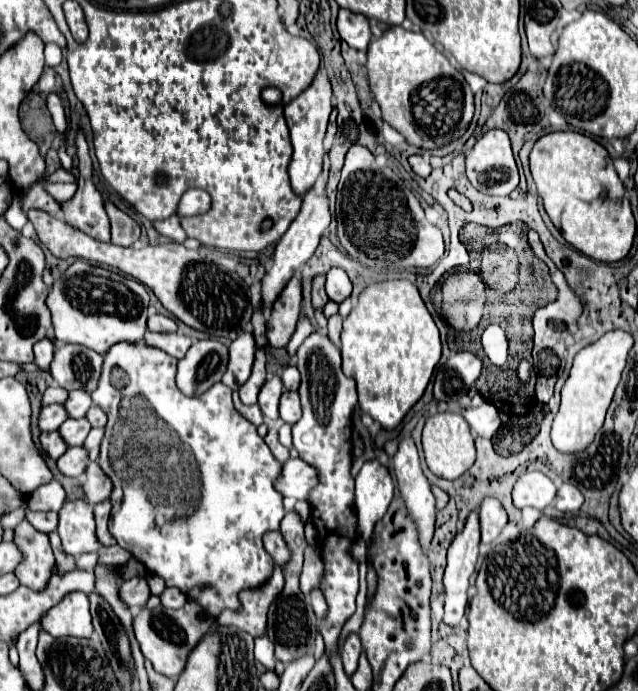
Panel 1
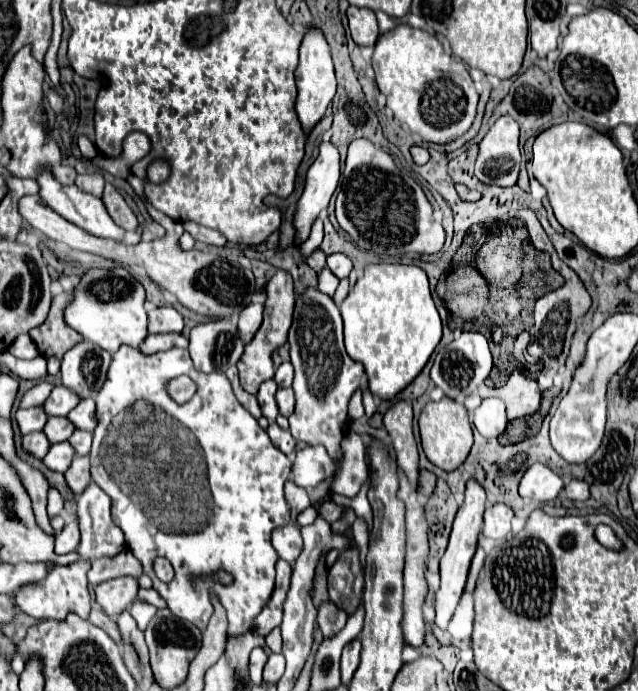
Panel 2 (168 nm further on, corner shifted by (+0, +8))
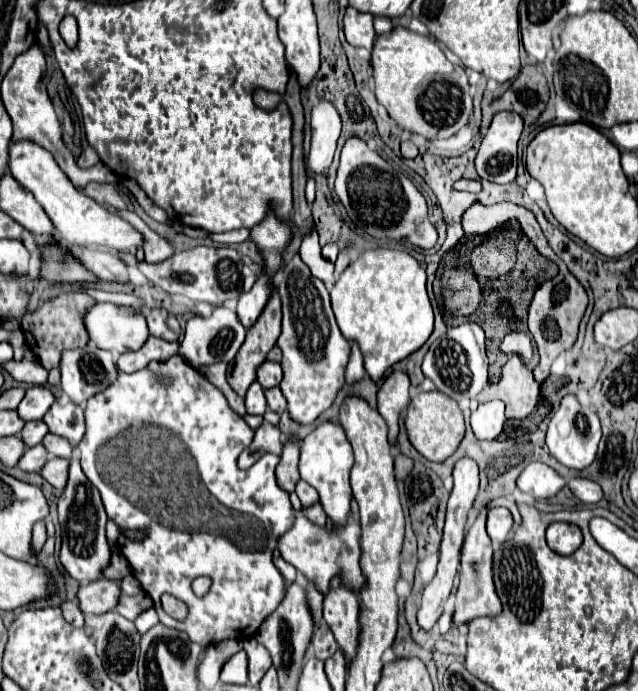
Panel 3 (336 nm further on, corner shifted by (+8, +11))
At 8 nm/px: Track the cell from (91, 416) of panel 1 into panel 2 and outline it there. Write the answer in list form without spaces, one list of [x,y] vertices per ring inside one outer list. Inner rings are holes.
[[[82,399],[72,411],[70,411],[70,423],[74,423],[76,429],[80,431],[94,431],[96,427],[96,415],[94,415],[94,399]]]

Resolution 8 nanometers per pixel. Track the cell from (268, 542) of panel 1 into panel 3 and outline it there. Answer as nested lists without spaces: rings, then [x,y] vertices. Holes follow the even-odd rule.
[[[298,516],[292,524],[290,530],[286,530],[280,538],[278,538],[278,550],[282,554],[282,558],[286,562],[290,562],[298,572],[302,572],[306,576],[306,580],[316,582],[318,590],[322,590],[322,594],[328,592],[328,584],[330,580],[340,572],[344,584],[352,586],[354,590],[360,590],[360,586],[364,584],[364,578],[360,574],[360,544],[358,544],[358,536],[360,536],[360,524],[358,518],[350,516],[348,524],[344,528],[318,528],[314,526],[306,516]]]

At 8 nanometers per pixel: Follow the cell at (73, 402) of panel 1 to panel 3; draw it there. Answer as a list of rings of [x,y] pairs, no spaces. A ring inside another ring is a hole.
[[[32,386],[26,390],[24,400],[18,406],[18,414],[22,420],[42,420],[42,416],[50,410],[50,406],[56,402],[52,390],[48,386]]]

